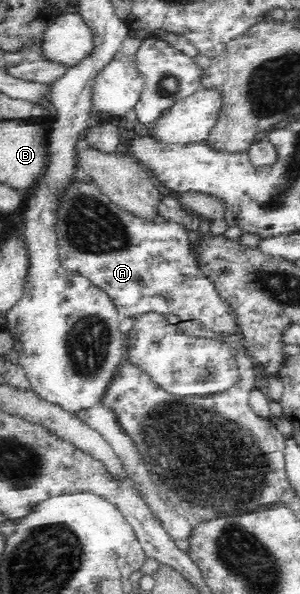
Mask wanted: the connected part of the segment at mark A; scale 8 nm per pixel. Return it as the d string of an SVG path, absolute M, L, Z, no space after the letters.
M76 168L69 176L57 195L55 215L55 234L57 235L59 262L73 273L90 278L96 286L104 290L118 308L121 319L136 318L138 315L156 312L162 315L172 313L183 321L212 321L212 331L234 337L238 335L240 321L236 307L221 294L212 278L204 275L190 253L190 237L177 223L167 220L156 213L139 216L112 202L94 182L84 183L77 177Z

